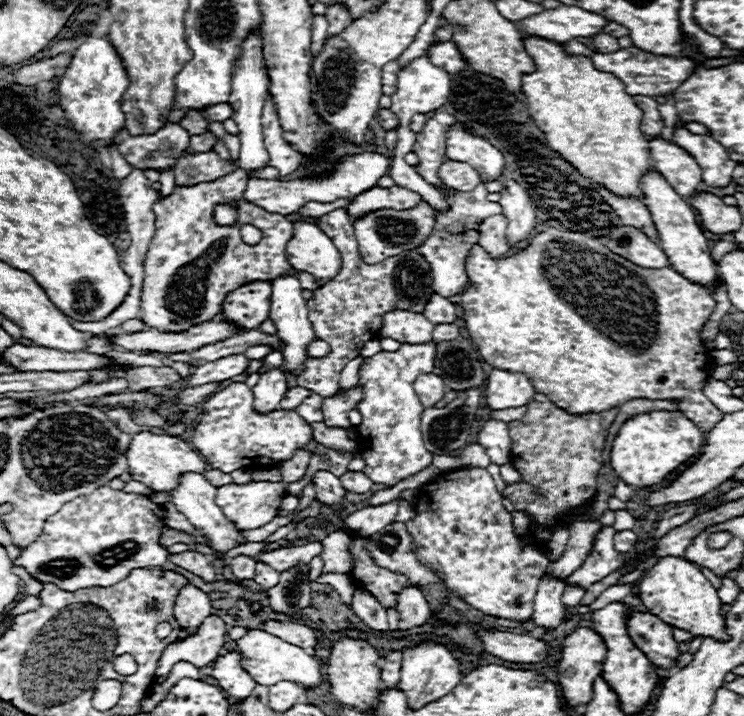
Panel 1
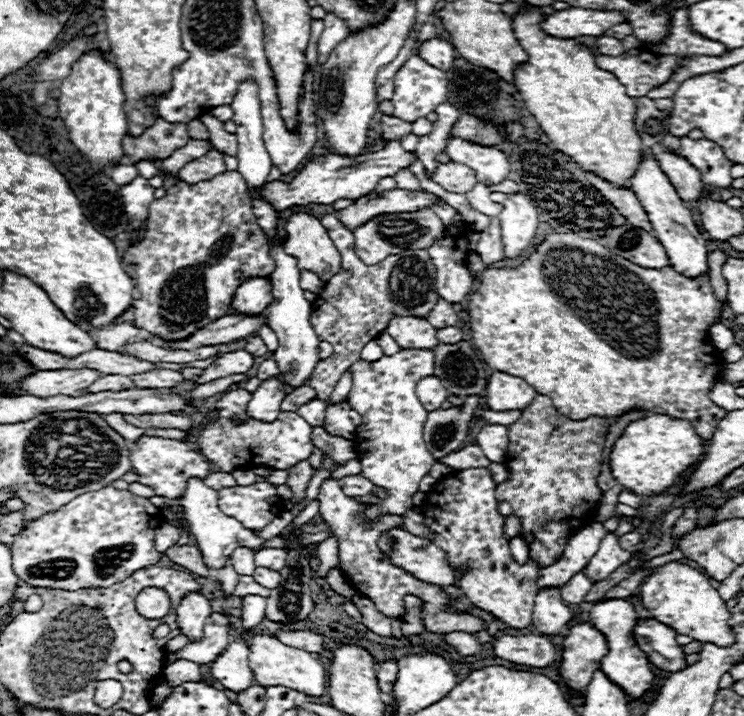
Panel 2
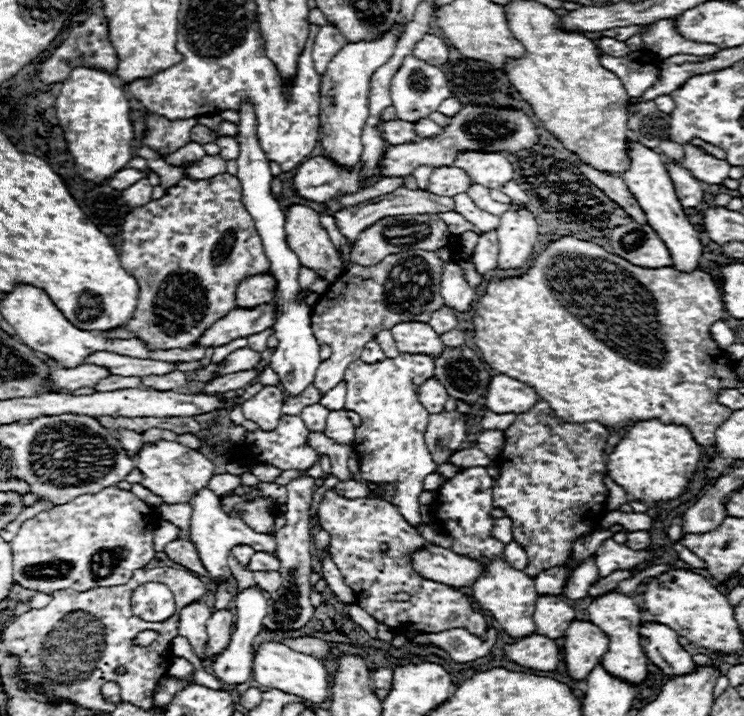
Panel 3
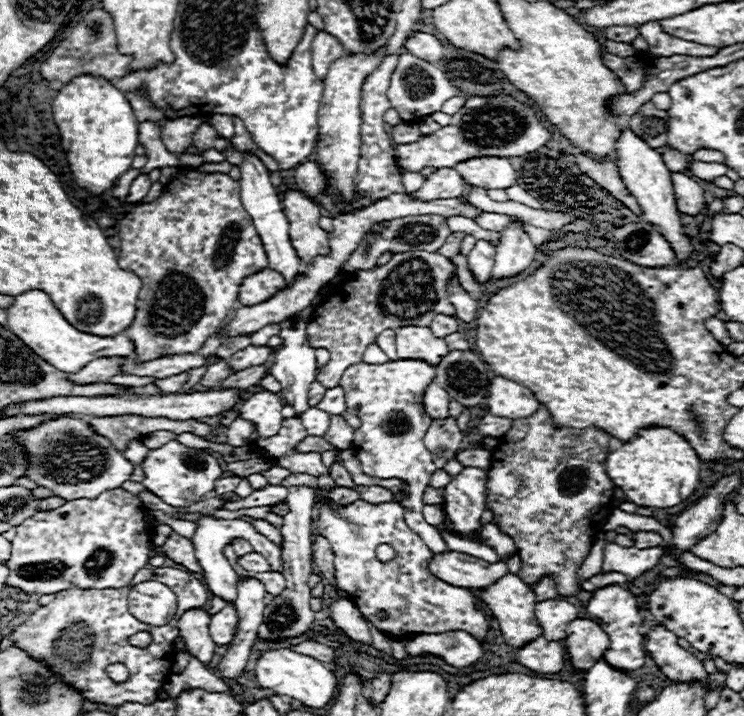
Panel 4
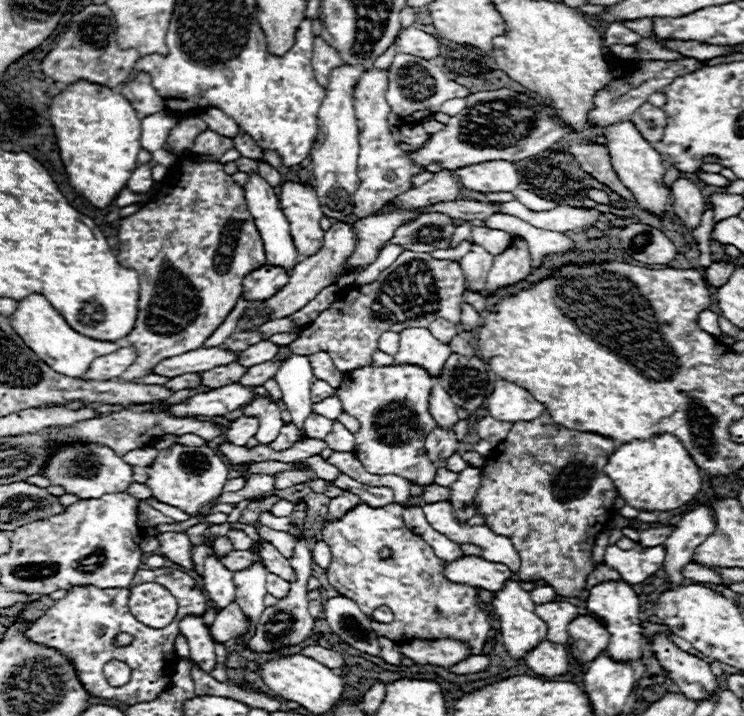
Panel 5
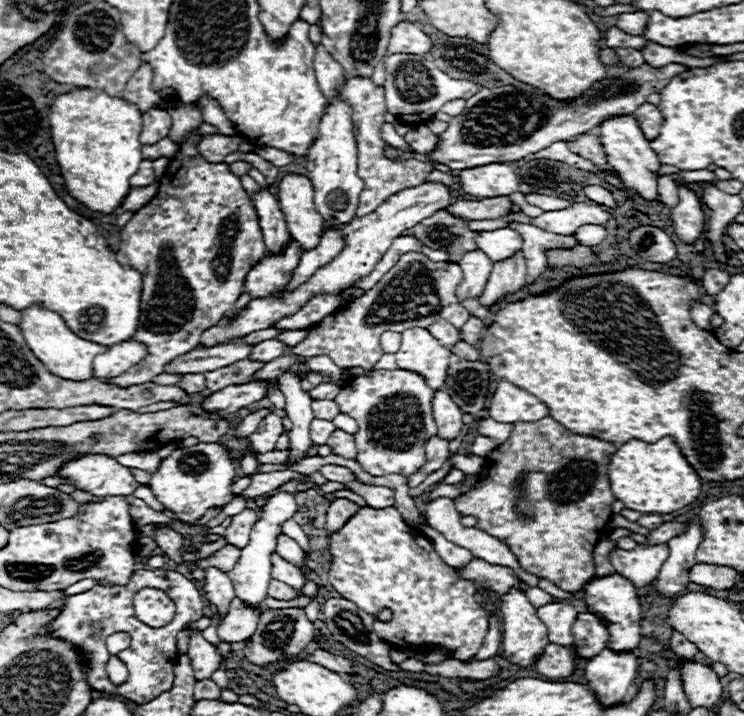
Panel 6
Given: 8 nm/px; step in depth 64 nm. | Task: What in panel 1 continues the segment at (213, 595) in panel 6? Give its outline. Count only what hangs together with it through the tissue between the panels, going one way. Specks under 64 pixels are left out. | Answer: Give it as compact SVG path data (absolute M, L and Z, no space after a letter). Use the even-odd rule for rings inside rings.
M190 472L190 474L184 474L182 478L180 478L180 486L170 494L172 496L172 502L176 504L176 508L178 508L178 512L182 512L190 522L192 522L192 526L200 532L200 534L204 534L208 540L210 540L210 548L216 552L214 556L216 558L222 558L226 552L230 552L232 548L236 548L236 546L240 546L240 544L246 544L246 540L244 540L244 536L242 536L242 530L238 530L224 514L222 514L222 510L216 506L216 488L204 478L204 474L194 474L194 472Z

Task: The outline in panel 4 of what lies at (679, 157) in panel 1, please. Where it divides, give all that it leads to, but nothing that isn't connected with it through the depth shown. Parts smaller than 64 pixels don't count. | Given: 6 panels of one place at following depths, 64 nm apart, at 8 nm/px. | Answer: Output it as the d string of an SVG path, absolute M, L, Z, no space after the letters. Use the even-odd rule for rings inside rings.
M672 174L672 184L674 184L674 198L678 212L696 218L702 208L706 206L704 202L704 190L686 174Z

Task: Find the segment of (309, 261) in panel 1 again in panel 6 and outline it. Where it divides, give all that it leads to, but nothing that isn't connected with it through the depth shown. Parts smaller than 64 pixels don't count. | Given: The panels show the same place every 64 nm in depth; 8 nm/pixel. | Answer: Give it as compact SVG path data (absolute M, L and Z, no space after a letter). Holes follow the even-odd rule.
M286 174L278 184L278 204L288 224L290 236L310 250L322 238L322 216L314 210L312 182L302 174Z

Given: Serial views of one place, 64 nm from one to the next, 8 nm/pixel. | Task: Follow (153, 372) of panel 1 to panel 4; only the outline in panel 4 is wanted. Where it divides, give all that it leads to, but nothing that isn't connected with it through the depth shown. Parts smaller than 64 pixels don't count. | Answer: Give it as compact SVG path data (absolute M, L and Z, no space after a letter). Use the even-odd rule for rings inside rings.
M182 372L182 374L176 374L174 378L160 378L154 384L162 386L162 390L166 390L166 392L178 392L188 382L188 376L190 376L188 372Z

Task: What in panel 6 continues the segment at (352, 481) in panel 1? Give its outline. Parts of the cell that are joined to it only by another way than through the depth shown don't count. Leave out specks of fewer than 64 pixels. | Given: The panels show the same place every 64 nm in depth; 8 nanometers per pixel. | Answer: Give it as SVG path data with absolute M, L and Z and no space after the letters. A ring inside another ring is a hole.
M346 498L334 500L326 512L326 532L338 532L356 512L358 512L358 506L354 502Z

